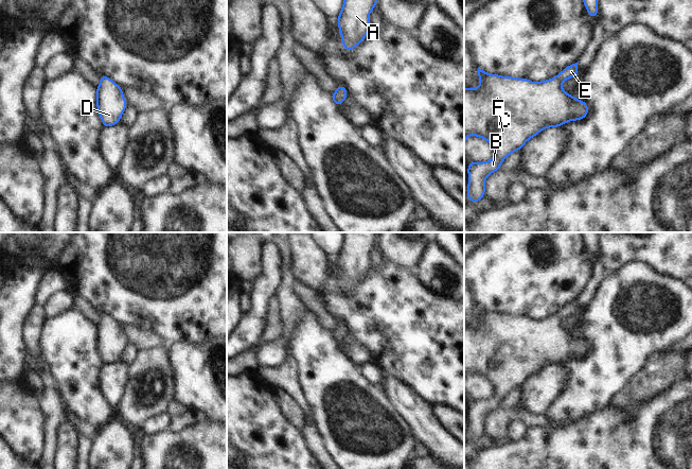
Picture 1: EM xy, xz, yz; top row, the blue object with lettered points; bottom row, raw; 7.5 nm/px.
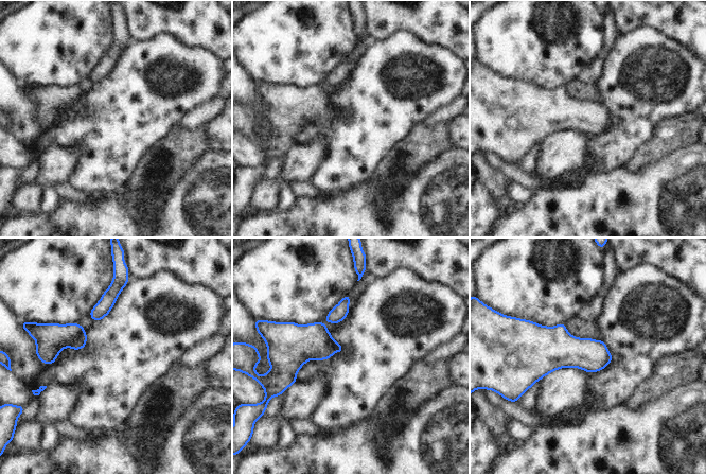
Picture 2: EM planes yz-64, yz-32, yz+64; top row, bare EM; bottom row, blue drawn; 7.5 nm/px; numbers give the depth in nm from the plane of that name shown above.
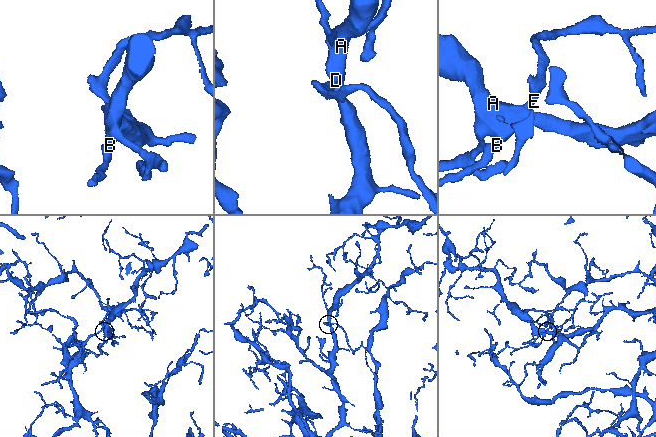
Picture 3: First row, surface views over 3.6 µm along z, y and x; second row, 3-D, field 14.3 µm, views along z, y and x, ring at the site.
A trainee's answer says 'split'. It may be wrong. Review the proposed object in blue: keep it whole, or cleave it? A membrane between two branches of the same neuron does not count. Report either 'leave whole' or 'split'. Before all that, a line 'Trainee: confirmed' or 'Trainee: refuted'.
Trainee: refuted
leave whole

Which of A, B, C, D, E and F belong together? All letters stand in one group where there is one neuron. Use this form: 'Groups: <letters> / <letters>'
Groups: A B C D E F

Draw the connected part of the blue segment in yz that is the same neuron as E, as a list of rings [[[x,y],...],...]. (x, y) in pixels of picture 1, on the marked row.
[[[579,62],[566,67],[556,76],[538,83],[527,79],[490,74],[478,68],[478,89],[464,88],[464,144],[469,135],[483,138],[494,147],[494,158],[484,162],[469,161],[468,201],[477,203],[482,199],[485,193],[485,178],[499,170],[510,154],[520,151],[524,144],[540,131],[558,127],[571,120],[579,121],[587,116],[588,105],[566,93],[561,84],[578,75],[578,64]]]

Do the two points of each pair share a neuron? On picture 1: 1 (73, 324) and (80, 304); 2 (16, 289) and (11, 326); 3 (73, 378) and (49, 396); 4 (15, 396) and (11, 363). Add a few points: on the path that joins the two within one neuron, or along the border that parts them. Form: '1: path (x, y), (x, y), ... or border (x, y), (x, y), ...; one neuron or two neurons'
1: border (73, 306), (95, 325); two neurons
2: path (15, 298), (12, 316); one neuron
3: border (48, 366), (67, 412); two neurons
4: border (20, 378), (11, 381); two neurons

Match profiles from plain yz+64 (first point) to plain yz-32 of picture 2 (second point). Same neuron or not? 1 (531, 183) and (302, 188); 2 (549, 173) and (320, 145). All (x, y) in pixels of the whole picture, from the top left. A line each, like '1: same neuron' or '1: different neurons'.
1: same neuron
2: same neuron

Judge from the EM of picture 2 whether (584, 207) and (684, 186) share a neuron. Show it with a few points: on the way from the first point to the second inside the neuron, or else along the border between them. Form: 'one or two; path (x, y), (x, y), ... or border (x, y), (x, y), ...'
one; path (609, 207), (633, 207), (659, 194)

